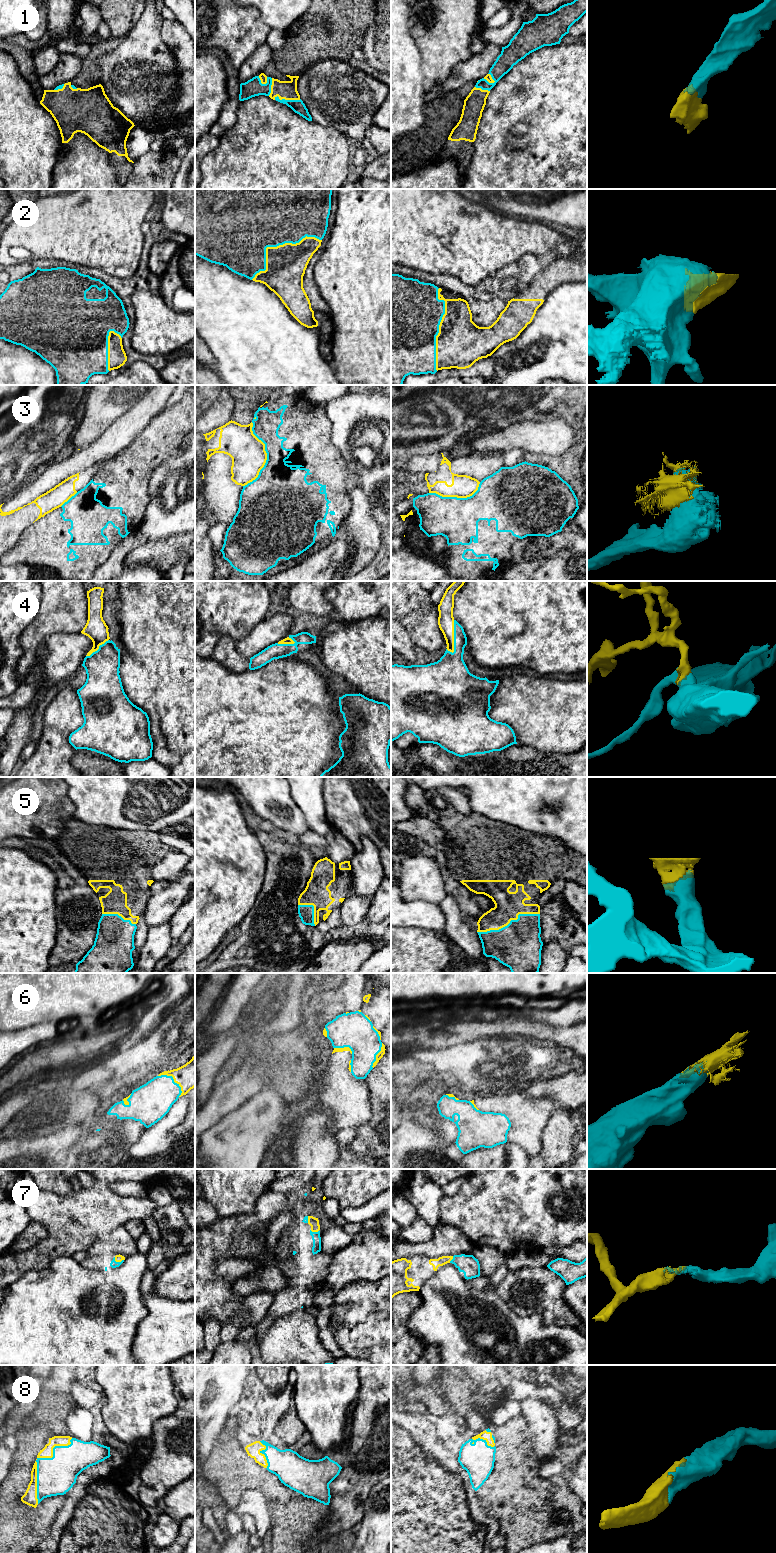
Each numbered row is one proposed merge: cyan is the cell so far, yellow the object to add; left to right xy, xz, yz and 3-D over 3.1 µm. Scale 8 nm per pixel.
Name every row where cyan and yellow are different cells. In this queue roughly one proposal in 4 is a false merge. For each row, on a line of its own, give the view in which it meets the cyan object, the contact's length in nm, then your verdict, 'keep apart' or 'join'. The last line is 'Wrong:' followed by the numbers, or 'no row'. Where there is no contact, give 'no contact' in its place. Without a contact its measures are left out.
1: xz | 220 nm | join
2: xz | 650 nm | join
3: xz | 550 nm | keep apart
4: yz | 280 nm | join
5: yz | 550 nm | join
6: xy | 240 nm | join
7: xz | 70 nm | join
8: xy | 600 nm | join
Wrong: 3

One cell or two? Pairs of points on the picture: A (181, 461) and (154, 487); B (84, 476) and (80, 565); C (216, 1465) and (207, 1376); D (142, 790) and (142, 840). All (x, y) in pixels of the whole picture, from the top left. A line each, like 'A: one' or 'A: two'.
A: one
B: two
C: two
D: two

